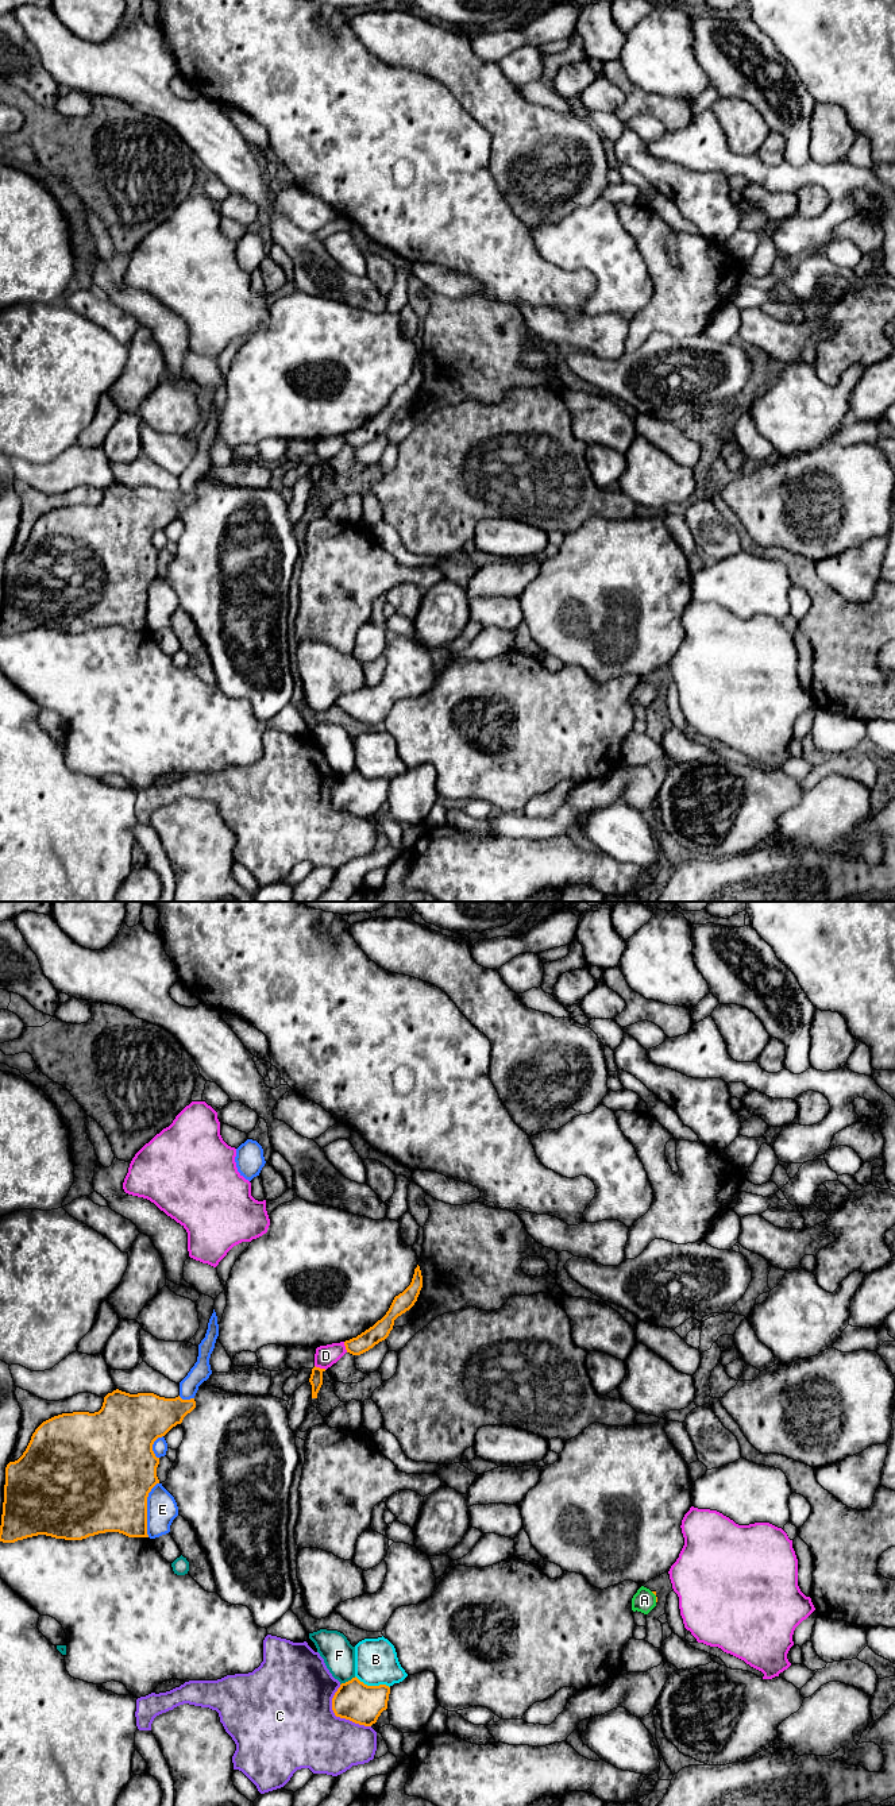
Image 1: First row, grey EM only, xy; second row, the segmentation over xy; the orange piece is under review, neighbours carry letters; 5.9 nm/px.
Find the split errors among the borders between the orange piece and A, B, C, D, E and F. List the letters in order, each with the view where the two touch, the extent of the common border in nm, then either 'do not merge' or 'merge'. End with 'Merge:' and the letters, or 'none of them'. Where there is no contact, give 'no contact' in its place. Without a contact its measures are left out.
A: xy | 70 nm | merge
B: xy | 220 nm | do not merge
C: xy | 320 nm | do not merge
D: xy | 80 nm | do not merge
E: xy | 340 nm | do not merge
F: xy | 110 nm | do not merge
Merge: A

